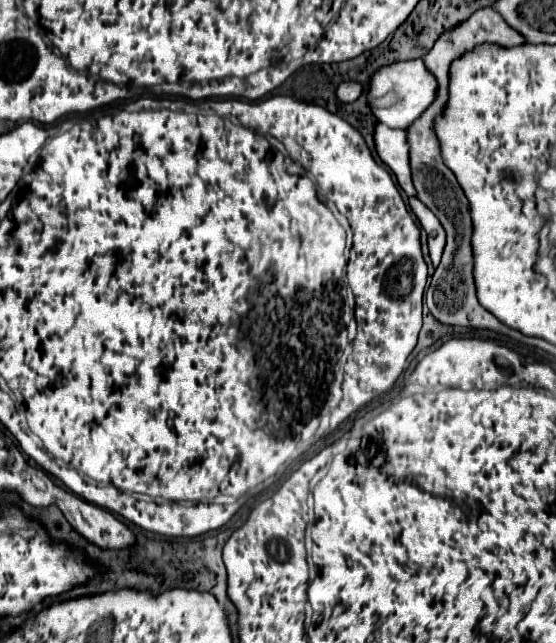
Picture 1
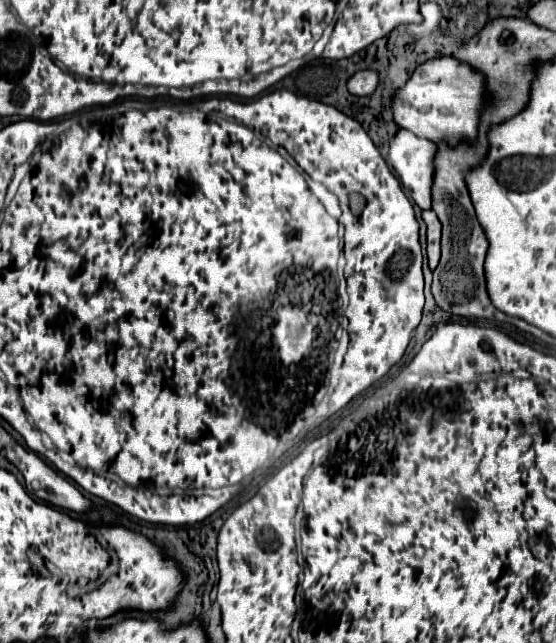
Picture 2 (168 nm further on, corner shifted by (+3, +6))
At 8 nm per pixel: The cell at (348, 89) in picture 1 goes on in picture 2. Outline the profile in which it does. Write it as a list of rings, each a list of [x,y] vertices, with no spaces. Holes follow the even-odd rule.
[[[361,70],[353,74],[347,82],[347,88],[355,96],[369,96],[377,90],[379,86],[379,74],[375,70]]]

